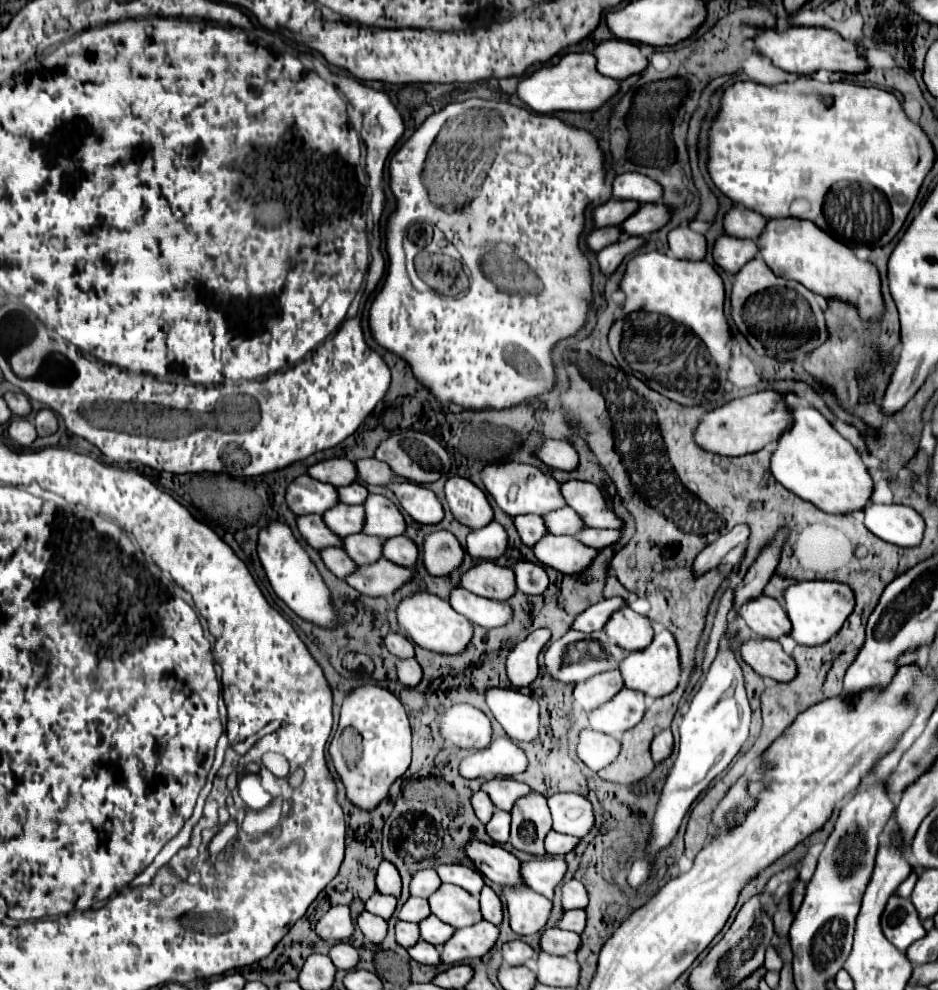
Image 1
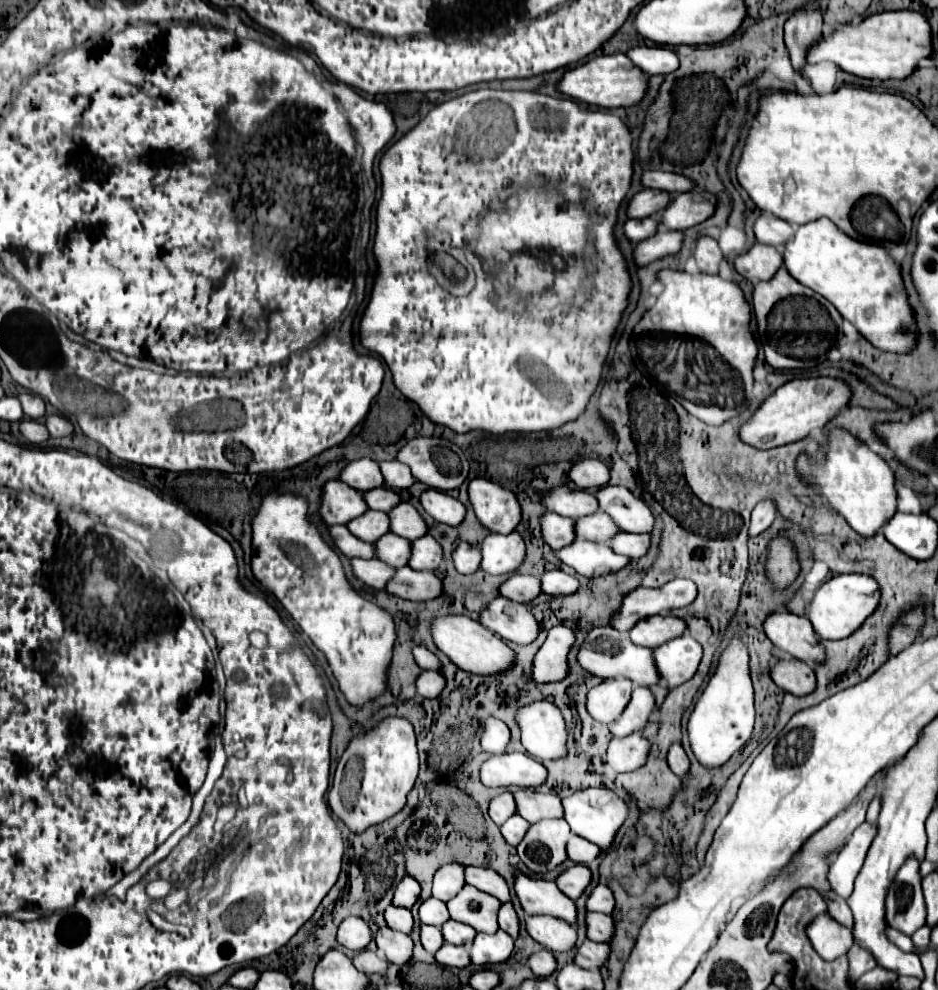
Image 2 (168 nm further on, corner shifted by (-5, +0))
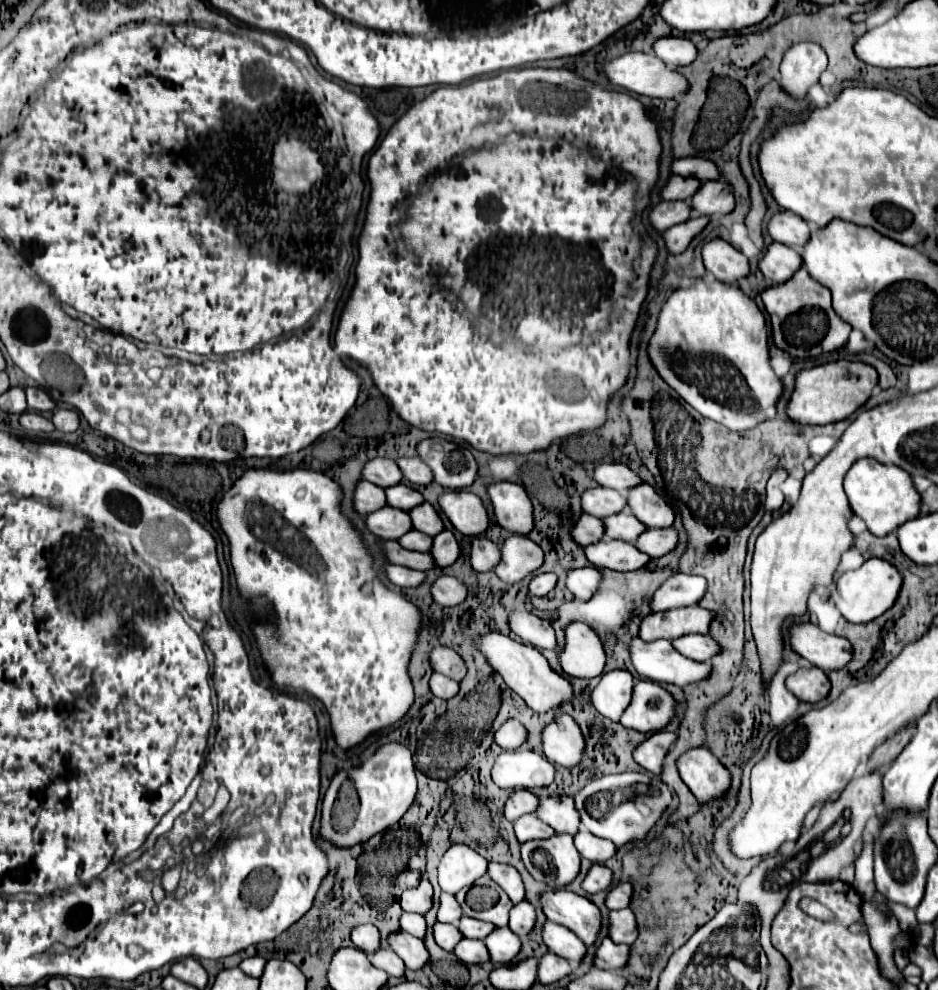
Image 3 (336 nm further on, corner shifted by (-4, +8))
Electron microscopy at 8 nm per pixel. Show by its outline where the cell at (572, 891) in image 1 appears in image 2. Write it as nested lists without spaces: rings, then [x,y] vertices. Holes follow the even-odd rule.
[[[597,885],[589,899],[587,899],[587,911],[597,911],[597,913],[605,913],[611,915],[615,907],[615,899],[613,899],[613,891],[607,885]]]

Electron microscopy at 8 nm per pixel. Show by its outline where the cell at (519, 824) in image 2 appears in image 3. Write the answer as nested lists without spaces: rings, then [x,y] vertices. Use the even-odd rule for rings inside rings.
[[[522,815],[512,825],[514,825],[514,833],[520,843],[524,843],[528,839],[540,839],[540,837],[546,839],[548,835],[554,835],[554,829],[548,827],[546,823],[542,823],[540,819],[536,819],[536,815]]]

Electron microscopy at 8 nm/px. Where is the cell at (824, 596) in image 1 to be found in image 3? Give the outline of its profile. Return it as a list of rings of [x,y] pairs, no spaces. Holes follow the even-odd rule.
[[[868,559],[860,569],[844,571],[834,581],[830,599],[834,601],[836,609],[848,623],[868,623],[880,617],[888,607],[892,607],[898,591],[900,591],[900,573],[896,573],[896,567],[888,565],[888,561],[882,559]]]

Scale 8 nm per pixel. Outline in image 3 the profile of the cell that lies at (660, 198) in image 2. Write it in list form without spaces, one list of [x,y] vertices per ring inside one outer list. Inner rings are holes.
[[[672,175],[666,181],[666,185],[662,187],[660,197],[662,197],[662,201],[686,201],[686,199],[690,199],[690,195],[694,195],[696,187],[700,187],[698,179]]]

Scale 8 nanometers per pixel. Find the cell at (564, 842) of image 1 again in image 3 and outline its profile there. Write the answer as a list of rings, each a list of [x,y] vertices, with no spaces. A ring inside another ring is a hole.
[[[580,827],[578,833],[574,835],[574,845],[582,857],[586,857],[594,863],[604,863],[606,859],[610,859],[616,853],[616,845],[612,841],[594,837],[584,827]]]

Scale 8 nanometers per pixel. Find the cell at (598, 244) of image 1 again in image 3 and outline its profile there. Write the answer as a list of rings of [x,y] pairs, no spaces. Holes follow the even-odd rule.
[[[664,201],[650,211],[648,219],[656,231],[666,231],[668,227],[684,223],[690,217],[692,217],[692,211],[688,211],[686,201]]]

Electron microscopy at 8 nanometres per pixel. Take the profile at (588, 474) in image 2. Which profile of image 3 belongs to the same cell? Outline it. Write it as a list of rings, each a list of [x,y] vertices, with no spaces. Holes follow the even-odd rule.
[[[620,463],[596,465],[592,479],[602,487],[610,487],[610,489],[616,489],[620,493],[626,491],[628,487],[634,487],[636,483],[642,483],[634,471],[630,471],[626,465],[620,465]]]

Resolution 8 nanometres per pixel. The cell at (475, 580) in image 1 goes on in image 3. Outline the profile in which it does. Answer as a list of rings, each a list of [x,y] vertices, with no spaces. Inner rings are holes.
[[[554,573],[534,575],[534,577],[530,579],[530,583],[528,583],[528,593],[542,597],[542,595],[546,595],[546,593],[554,587],[554,583],[556,583],[556,575],[554,575]]]

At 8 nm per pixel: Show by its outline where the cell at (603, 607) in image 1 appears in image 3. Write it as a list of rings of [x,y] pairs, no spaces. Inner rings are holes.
[[[674,573],[668,577],[652,595],[650,609],[652,611],[668,611],[668,609],[698,606],[706,591],[706,579],[686,573]]]

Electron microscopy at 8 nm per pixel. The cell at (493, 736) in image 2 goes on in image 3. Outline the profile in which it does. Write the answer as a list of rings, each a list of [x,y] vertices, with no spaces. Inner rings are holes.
[[[508,719],[504,721],[498,731],[494,733],[494,741],[502,747],[502,749],[516,749],[524,743],[526,739],[526,729],[522,727],[522,723],[518,723],[516,719]]]

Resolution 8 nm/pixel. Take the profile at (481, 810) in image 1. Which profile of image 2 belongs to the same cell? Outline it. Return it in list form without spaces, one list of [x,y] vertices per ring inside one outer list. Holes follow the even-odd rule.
[[[511,791],[501,793],[501,795],[495,797],[495,799],[491,801],[491,805],[489,805],[489,815],[491,815],[491,819],[493,819],[497,825],[505,823],[505,819],[509,819],[509,817],[515,815],[515,813],[517,813],[517,809],[515,809],[513,793],[511,793]]]

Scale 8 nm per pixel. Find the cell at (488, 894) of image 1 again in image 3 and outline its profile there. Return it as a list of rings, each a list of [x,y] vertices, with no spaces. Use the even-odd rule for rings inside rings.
[[[520,901],[510,909],[510,929],[518,935],[524,937],[530,933],[530,929],[534,927],[536,921],[536,911],[534,905],[530,905],[528,901]]]

